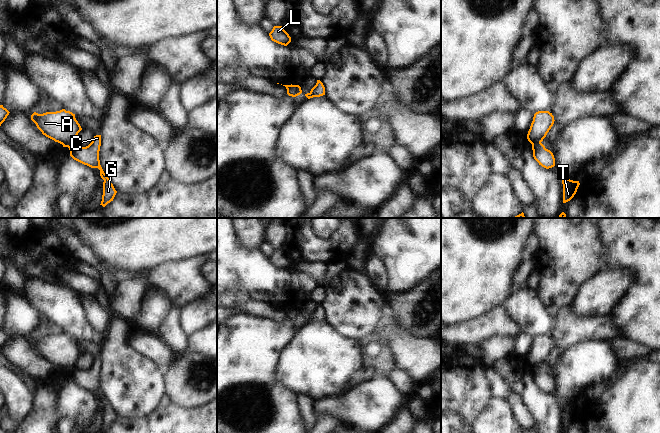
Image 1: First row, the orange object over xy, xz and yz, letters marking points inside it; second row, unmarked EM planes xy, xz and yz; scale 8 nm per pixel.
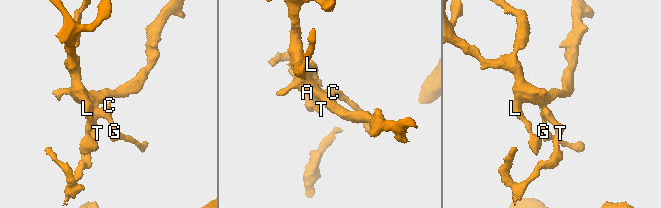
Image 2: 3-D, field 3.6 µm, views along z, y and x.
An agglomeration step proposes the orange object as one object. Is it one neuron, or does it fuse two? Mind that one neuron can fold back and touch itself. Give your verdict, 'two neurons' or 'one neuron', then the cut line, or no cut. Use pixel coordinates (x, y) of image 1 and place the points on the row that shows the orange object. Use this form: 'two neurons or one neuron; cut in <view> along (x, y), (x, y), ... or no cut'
two neurons; cut in xz along (298, 85), (291, 92), (287, 93)

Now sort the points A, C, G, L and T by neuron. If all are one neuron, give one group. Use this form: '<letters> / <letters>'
A L / C G T

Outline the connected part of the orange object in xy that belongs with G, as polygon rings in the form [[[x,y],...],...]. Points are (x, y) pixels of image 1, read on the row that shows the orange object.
[[[101,135],[94,136],[92,142],[86,146],[81,147],[77,144],[71,145],[69,148],[70,150],[70,156],[91,168],[98,168],[100,170],[100,176],[104,180],[103,182],[103,195],[102,195],[102,201],[101,204],[103,207],[105,207],[108,203],[113,201],[117,191],[115,190],[113,184],[107,177],[107,175],[104,173],[99,160],[99,151],[101,146]]]

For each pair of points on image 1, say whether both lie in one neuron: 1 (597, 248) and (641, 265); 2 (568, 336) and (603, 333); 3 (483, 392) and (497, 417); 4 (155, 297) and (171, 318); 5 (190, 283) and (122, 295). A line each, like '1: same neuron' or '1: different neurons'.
1: different neurons
2: same neuron
3: different neurons
4: different neurons
5: same neuron

